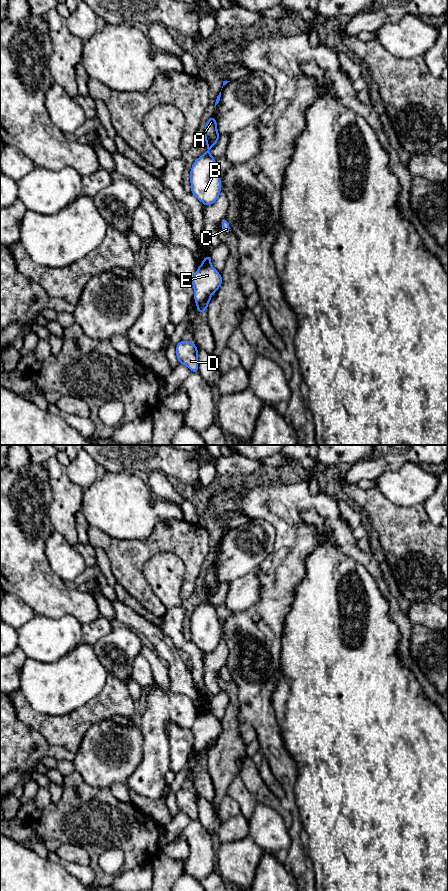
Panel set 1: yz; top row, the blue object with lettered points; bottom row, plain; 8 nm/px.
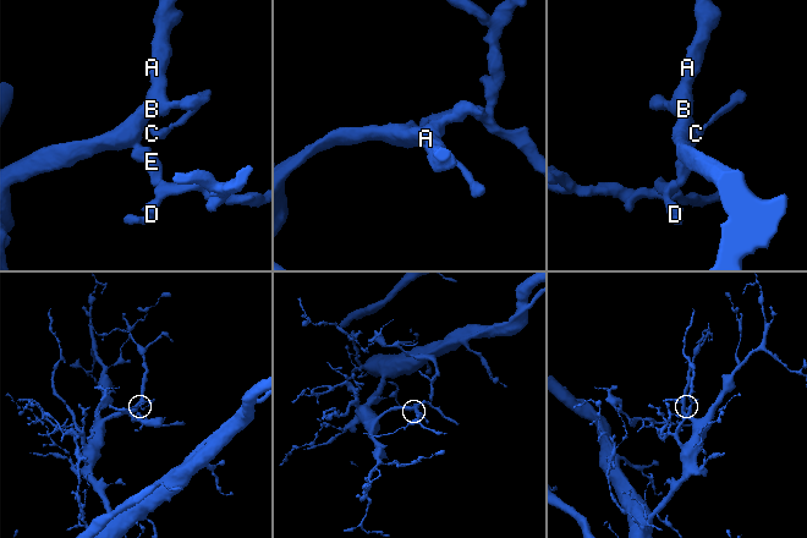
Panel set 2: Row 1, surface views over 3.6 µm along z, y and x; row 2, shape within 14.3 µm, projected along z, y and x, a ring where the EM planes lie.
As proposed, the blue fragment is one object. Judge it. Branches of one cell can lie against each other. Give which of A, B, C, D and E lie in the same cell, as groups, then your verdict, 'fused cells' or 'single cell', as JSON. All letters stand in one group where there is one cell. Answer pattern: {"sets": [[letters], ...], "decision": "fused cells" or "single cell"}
{"sets": [["A", "B", "C"], ["D", "E"]], "decision": "fused cells"}

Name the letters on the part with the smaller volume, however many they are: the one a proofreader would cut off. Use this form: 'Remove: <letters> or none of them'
Remove: D, E

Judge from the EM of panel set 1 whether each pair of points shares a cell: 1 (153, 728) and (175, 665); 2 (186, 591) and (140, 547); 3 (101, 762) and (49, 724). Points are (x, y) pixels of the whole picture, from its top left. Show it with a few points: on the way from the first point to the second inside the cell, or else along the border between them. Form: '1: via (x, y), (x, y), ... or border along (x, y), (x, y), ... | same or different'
1: border along (169, 688), (175, 693), (185, 695), (190, 700) | different
2: via (189, 571), (189, 560), (175, 546), (160, 546) | same
3: border along (91, 725), (75, 754) | different

